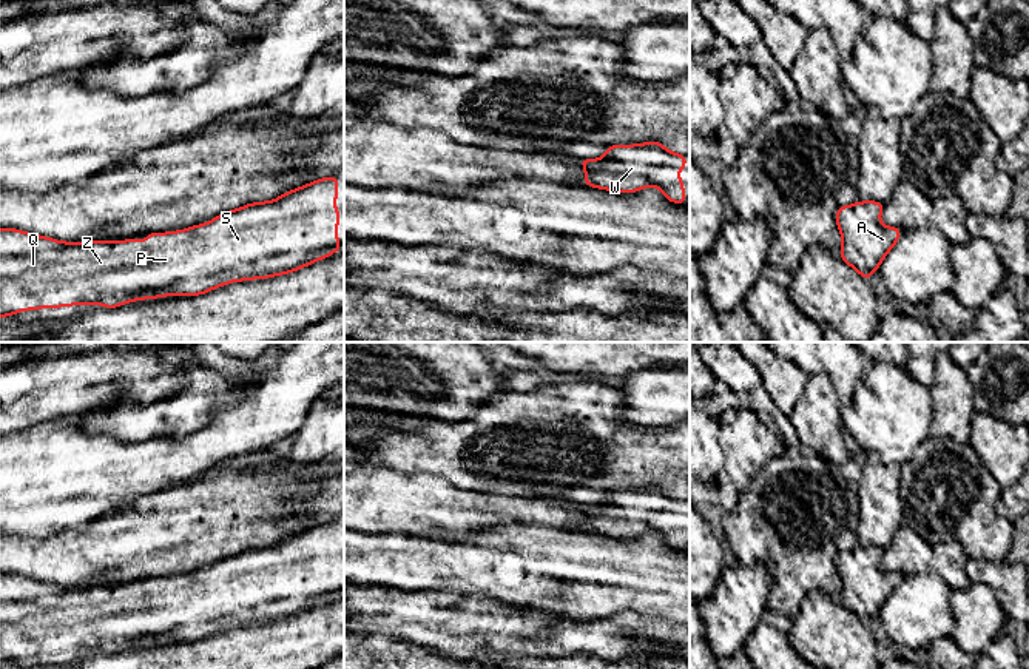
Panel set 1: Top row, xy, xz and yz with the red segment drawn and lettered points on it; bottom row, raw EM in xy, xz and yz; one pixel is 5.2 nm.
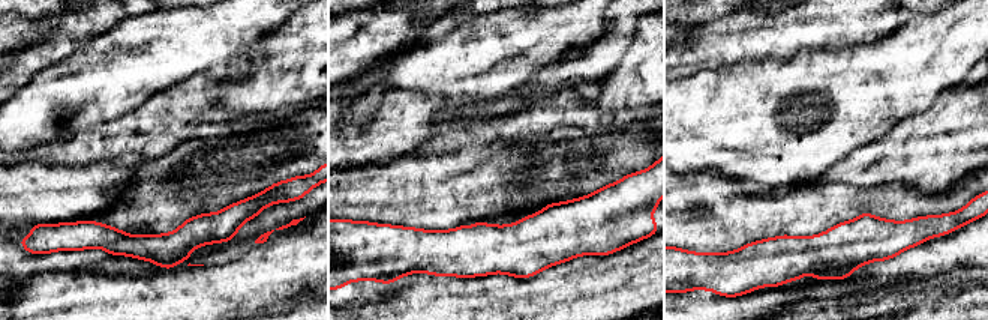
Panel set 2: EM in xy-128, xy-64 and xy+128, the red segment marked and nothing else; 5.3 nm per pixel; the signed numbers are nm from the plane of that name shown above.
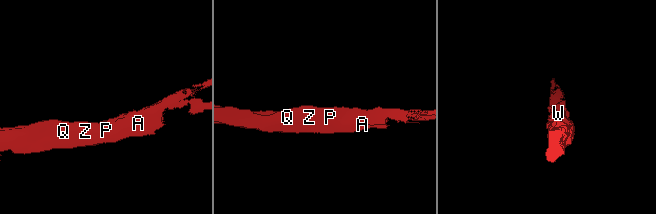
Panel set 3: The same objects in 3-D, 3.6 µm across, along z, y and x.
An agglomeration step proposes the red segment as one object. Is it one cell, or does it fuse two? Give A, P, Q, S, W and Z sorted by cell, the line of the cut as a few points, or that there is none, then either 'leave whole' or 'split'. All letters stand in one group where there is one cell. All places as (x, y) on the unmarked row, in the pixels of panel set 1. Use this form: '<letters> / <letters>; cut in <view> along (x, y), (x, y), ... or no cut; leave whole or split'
A P Q S W Z; no cut; leave whole

